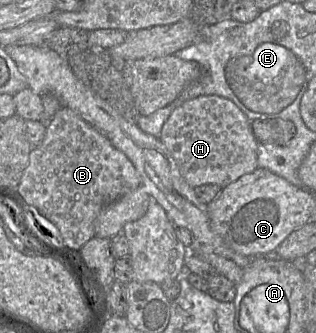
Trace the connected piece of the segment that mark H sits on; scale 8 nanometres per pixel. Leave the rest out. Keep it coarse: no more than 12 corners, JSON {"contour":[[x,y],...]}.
{"contour":[[234,102],[179,103],[159,138],[192,188],[258,168],[251,120]]}

